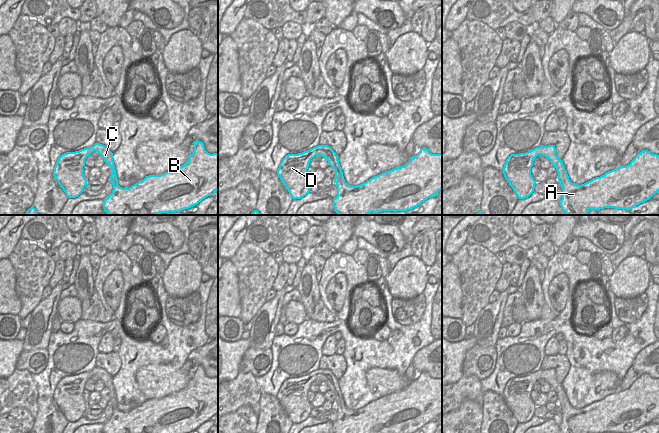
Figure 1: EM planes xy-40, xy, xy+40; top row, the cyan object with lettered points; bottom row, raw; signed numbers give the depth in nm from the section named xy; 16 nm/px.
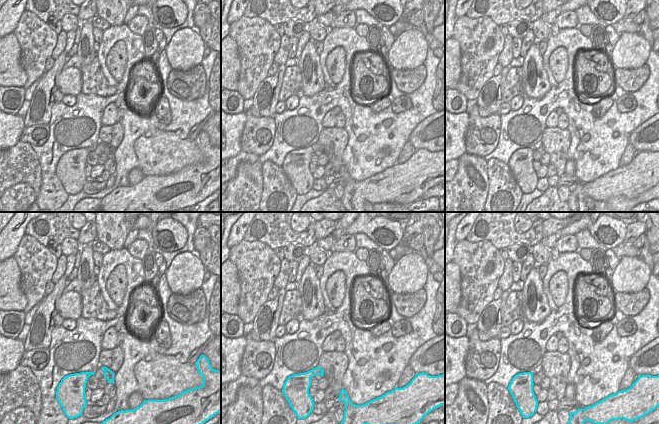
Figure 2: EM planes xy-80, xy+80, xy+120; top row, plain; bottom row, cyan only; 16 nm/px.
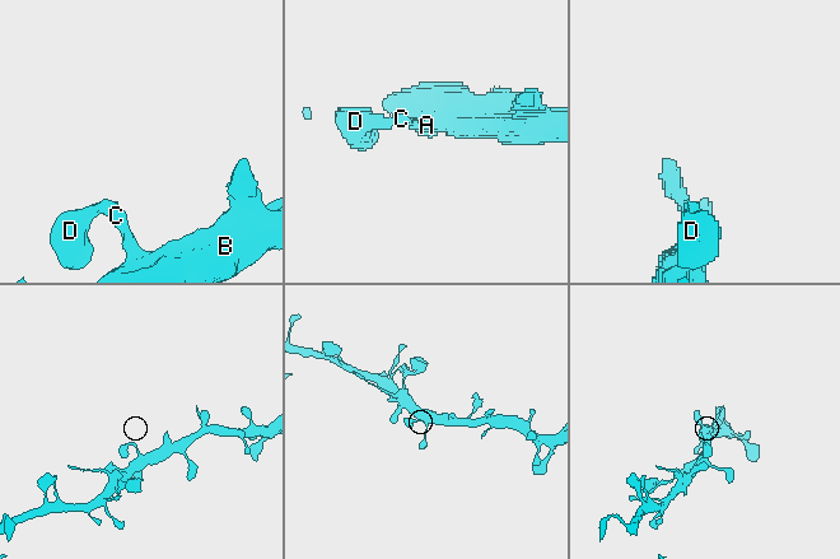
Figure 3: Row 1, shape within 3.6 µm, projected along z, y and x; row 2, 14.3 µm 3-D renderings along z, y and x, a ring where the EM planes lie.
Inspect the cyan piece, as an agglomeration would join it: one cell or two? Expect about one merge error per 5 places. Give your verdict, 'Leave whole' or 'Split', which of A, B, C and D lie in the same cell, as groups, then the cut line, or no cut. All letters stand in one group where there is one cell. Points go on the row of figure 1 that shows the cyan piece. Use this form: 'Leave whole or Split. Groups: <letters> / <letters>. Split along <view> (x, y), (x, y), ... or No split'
Leave whole. Groups: A B C D. No split

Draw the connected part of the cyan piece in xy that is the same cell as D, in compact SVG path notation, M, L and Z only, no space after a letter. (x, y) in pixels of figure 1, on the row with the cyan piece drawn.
M318 145L298 154L286 155L277 170L277 175L288 190L292 199L301 199L310 192L312 185L307 169L312 158L321 155L335 170L334 183L337 185L337 196L333 199L333 208L338 215L368 215L382 211L411 210L430 197L436 196L442 189L442 154L432 154L423 147L420 152L410 157L403 166L383 172L366 182L351 186L345 182L338 155L328 145Z

